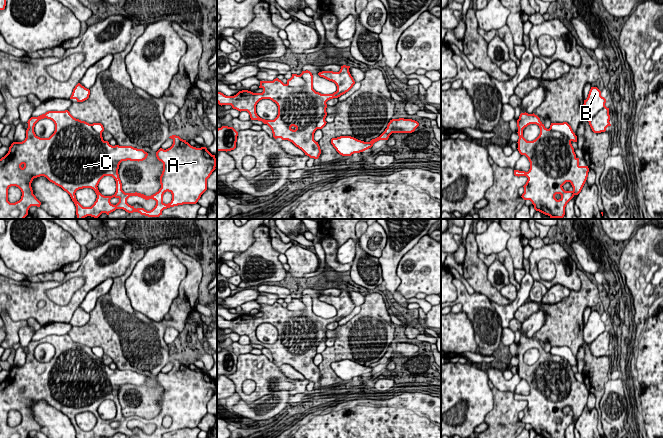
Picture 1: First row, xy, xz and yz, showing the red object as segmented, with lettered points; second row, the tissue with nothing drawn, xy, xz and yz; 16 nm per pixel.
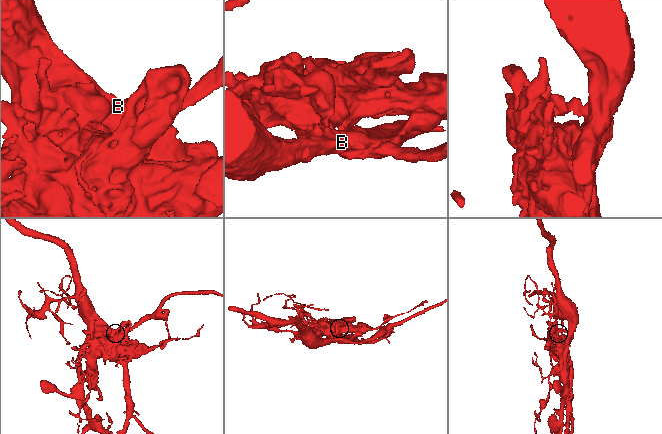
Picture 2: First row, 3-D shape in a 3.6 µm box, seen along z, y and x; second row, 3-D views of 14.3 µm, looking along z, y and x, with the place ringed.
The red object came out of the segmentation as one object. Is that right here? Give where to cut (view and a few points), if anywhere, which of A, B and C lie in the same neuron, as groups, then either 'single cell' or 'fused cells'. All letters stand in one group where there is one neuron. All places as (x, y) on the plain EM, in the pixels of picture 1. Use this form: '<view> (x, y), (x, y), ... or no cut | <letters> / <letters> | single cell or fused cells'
yz (605, 330), (588, 344) | A C / B | fused cells

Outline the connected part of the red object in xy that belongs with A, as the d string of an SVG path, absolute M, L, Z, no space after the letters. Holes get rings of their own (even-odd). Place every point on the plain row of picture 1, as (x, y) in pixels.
M68 334L48 335L38 341L28 344L26 362L22 366L13 366L8 377L0 383L0 438L28 438L31 430L40 431L41 426L33 418L31 407L34 402L44 400L50 406L66 415L76 430L76 438L109 438L116 433L123 433L128 437L138 436L140 438L162 438L164 433L183 429L196 428L201 419L207 414L207 403L216 393L217 385L206 371L196 372L179 360L172 359L173 364L170 372L160 372L156 381L163 387L163 395L160 400L161 412L151 420L141 417L125 417L119 402L118 393L122 385L143 385L148 377L143 373L132 370L112 370L104 365L102 356L104 352L101 347L89 348L74 342ZM41 343L50 343L55 348L55 355L49 362L40 362L34 356L35 348ZM104 400L112 400L116 405L116 416L112 420L104 420L98 414L98 408ZM11 410L18 411L22 420L15 427L8 425L8 413ZM83 412L91 412L95 415L97 422L91 431L83 431L76 423L76 415ZM165 416L172 418L170 427L163 426ZM130 420L138 420L145 424L156 425L155 431L147 435L144 432L135 432L127 427Z

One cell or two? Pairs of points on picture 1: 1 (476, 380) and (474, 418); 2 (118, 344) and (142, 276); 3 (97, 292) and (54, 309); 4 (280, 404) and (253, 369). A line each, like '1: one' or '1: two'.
1: one
2: two
3: two
4: two

